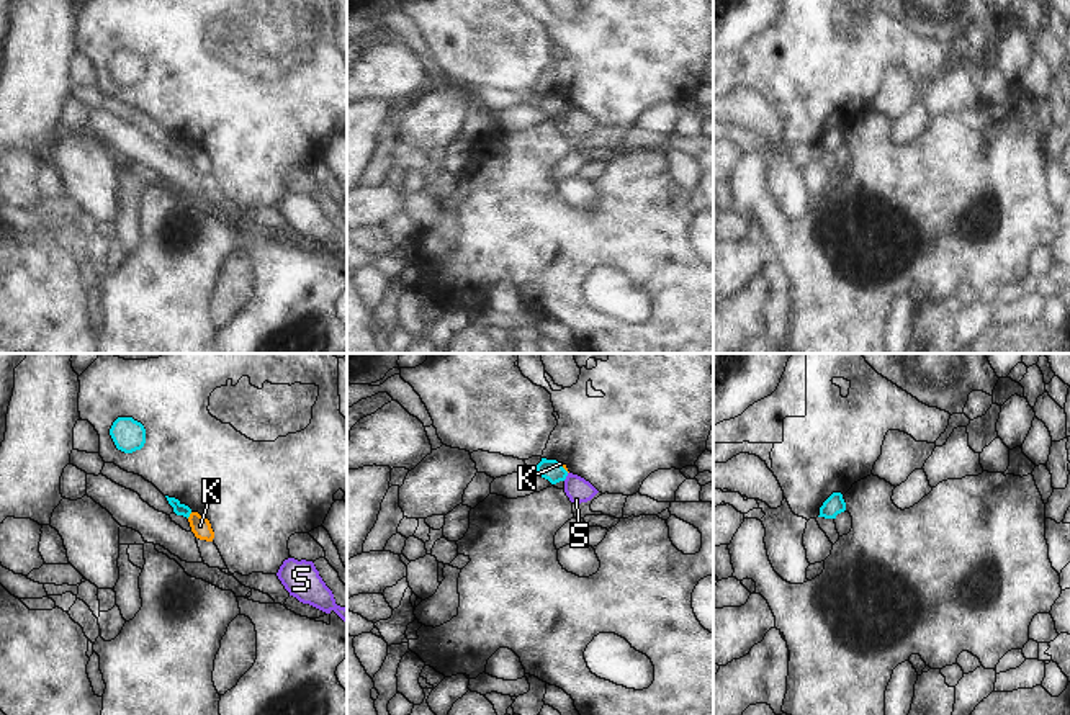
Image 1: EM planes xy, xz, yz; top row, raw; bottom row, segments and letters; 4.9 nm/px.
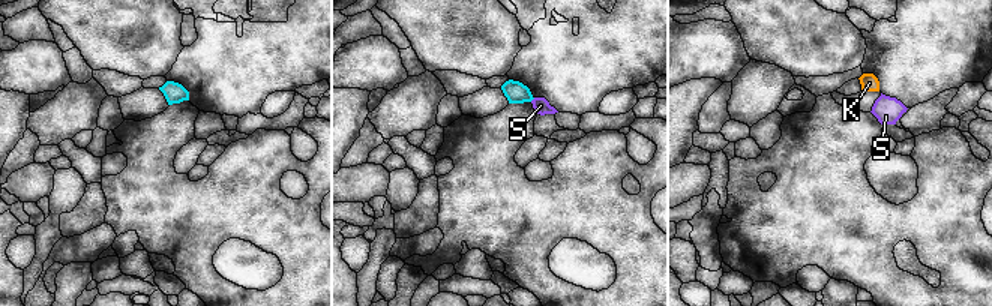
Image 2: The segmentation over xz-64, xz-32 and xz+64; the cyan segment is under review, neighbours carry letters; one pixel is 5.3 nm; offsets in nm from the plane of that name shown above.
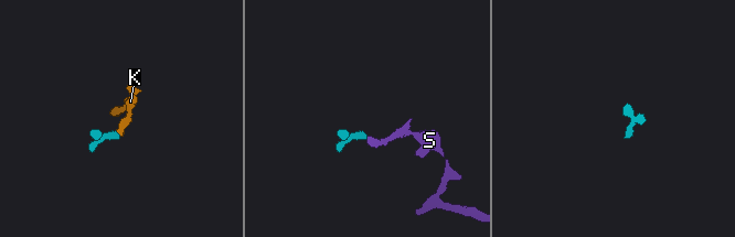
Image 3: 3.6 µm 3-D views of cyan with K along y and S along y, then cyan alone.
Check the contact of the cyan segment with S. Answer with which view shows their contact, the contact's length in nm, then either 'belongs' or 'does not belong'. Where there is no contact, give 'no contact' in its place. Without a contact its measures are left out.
meets cyan in xz; contact 50 nm long; does not belong

